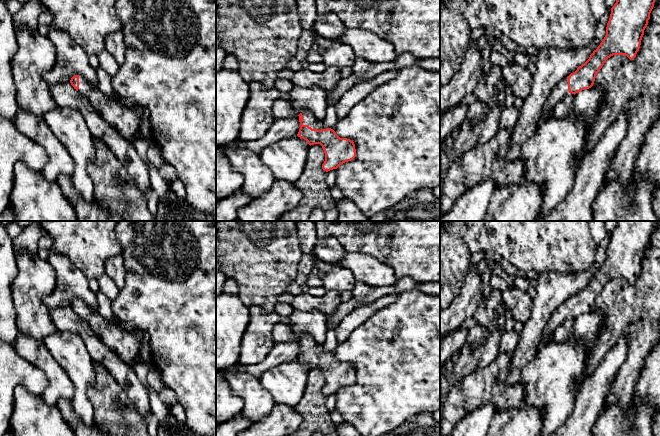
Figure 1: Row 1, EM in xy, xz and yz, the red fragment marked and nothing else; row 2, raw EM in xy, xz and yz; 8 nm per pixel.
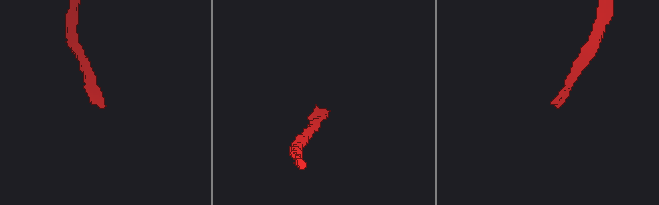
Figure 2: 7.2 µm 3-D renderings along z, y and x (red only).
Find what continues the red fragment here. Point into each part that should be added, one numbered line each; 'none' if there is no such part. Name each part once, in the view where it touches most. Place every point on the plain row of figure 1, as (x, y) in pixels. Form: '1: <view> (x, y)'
1: xz (309, 343)

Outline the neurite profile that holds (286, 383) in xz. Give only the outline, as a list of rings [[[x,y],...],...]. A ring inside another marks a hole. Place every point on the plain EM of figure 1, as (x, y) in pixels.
[[[297,359],[272,367],[259,378],[275,404],[295,407],[302,399],[310,369]]]

